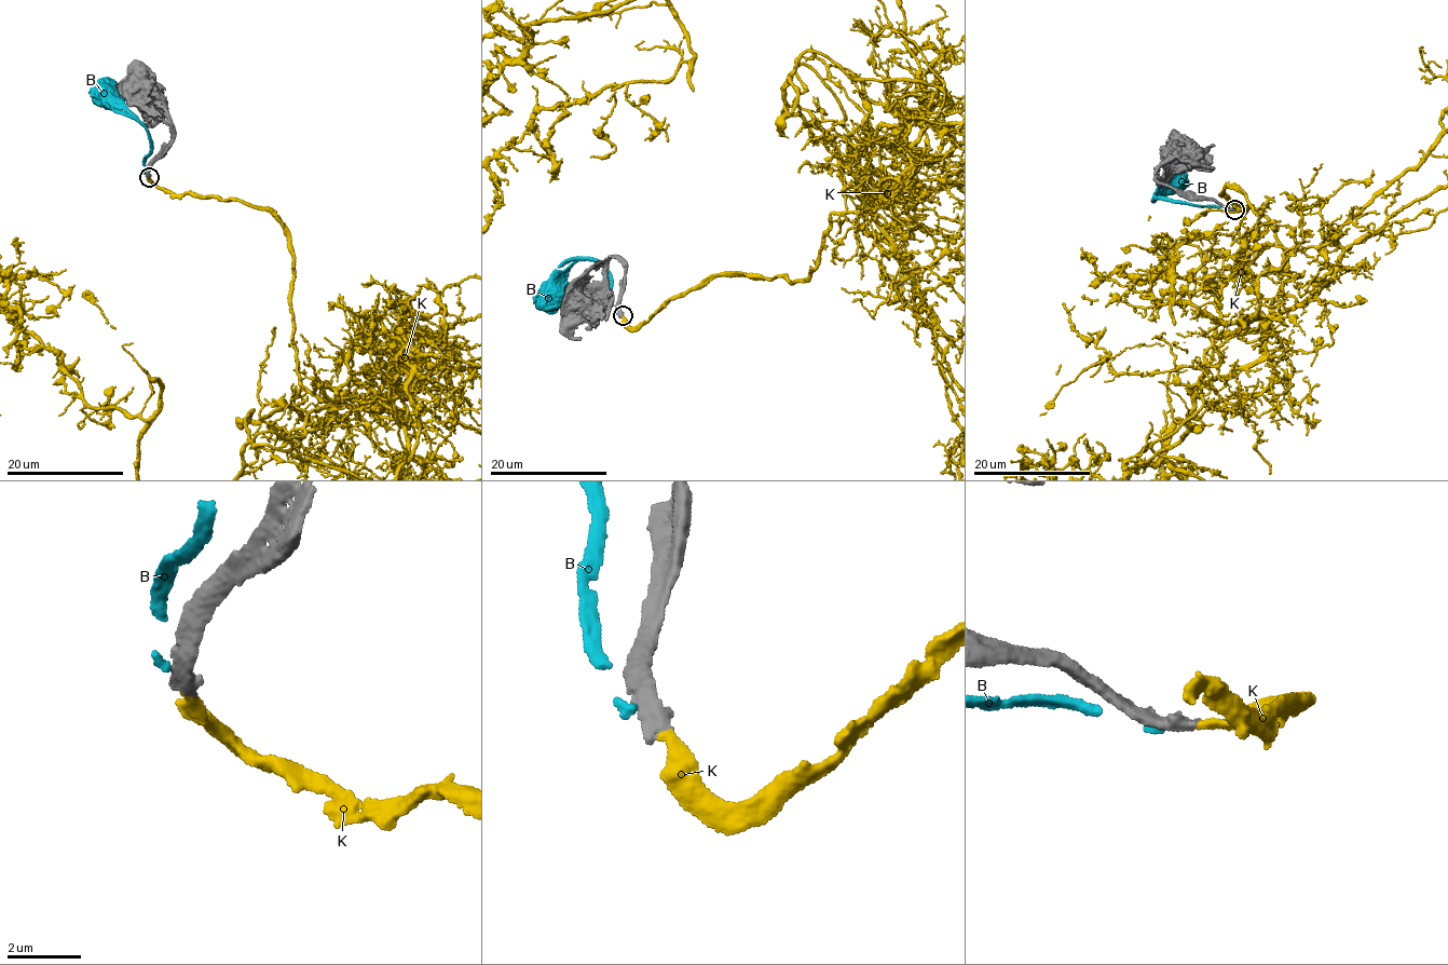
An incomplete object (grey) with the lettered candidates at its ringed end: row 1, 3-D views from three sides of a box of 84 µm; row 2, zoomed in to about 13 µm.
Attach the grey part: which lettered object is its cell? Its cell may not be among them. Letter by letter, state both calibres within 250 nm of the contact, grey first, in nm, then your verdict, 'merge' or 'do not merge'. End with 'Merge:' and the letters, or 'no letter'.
B: calibres 600 and 200 nm; do not merge
K: calibres 460 and 280 nm; merge
Merge: K

